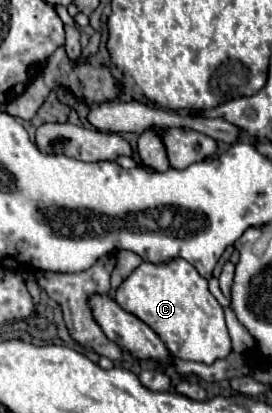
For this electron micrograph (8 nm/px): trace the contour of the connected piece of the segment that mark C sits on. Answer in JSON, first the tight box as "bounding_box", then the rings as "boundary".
{"bounding_box":[114,258,232,364],"boundary":[[[182,258],[162,264],[142,262],[116,288],[114,300],[122,310],[148,324],[160,336],[160,340],[166,342],[172,356],[180,360],[212,364],[218,358],[226,358],[232,350],[222,306],[210,294],[206,278],[202,278],[196,268]]]}

